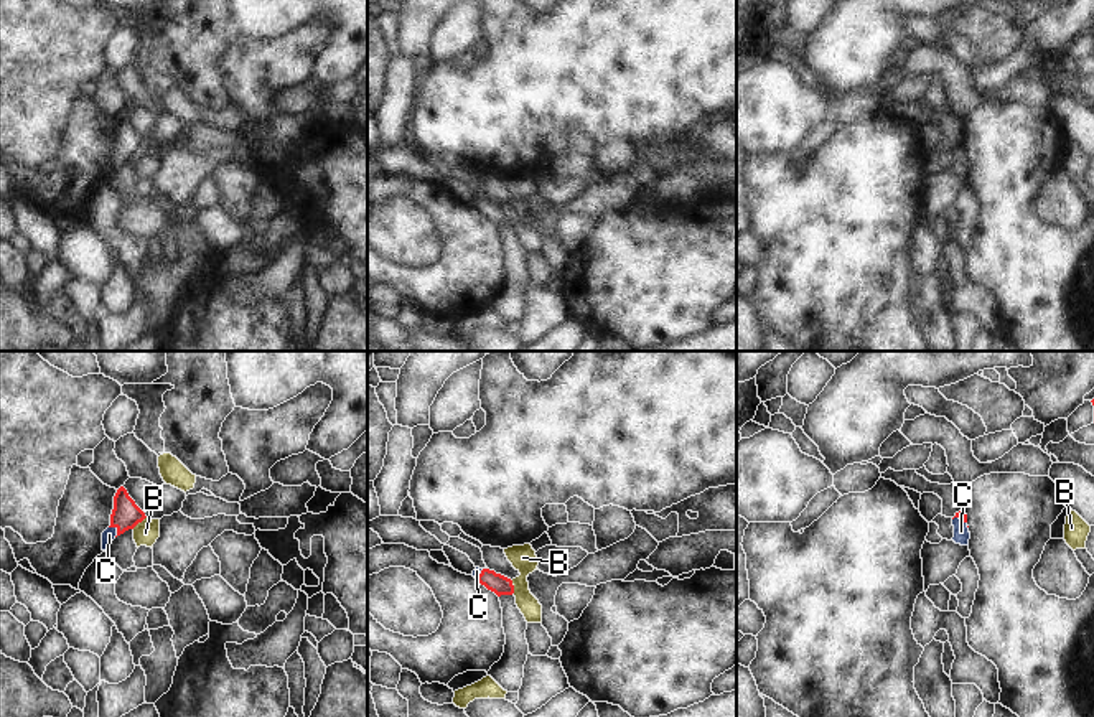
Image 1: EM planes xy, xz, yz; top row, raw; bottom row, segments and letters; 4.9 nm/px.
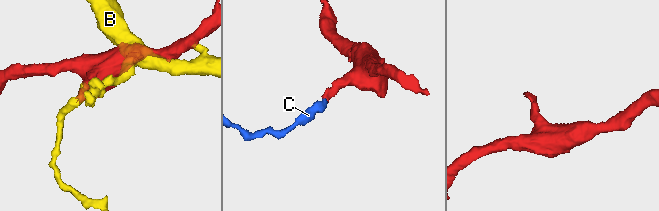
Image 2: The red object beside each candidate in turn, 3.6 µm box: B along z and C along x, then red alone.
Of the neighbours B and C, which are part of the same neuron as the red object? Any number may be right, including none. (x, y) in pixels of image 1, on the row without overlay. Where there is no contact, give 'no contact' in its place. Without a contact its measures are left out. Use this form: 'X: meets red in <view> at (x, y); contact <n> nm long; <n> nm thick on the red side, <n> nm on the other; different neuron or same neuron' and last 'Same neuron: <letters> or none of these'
B: meets red in xy at (139, 152); contact 90 nm long; 140 nm thick on the red side, 120 nm on the other; different neuron
C: meets red in xy at (117, 160); contact 70 nm long; 140 nm thick on the red side, 70 nm on the other; same neuron
Same neuron: C

